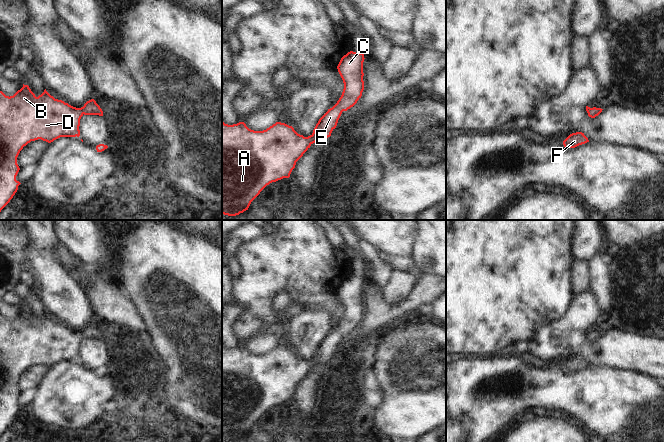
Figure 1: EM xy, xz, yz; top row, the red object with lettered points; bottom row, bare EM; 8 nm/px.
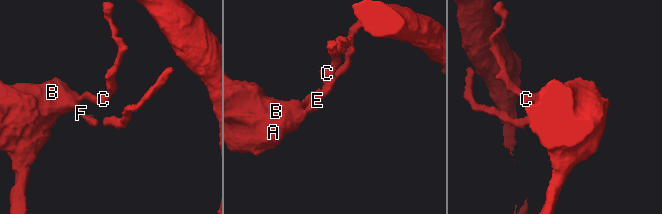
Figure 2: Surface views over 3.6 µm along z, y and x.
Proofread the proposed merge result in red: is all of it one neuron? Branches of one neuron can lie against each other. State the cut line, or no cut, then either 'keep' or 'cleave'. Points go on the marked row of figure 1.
cut none; keep

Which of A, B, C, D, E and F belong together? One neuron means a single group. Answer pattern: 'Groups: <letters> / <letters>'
Groups: A B C D E F

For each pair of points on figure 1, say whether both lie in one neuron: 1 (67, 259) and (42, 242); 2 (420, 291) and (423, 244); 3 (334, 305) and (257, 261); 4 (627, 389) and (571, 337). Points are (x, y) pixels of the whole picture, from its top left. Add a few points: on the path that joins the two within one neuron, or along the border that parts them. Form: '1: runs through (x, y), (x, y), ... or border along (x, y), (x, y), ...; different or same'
1: border along (58, 242), (55, 246), (55, 256), (67, 271); different
2: border along (418, 272), (435, 276); different
3: runs through (315, 287), (290, 262), (276, 262); same
4: border along (589, 365), (608, 366), (625, 371); different

